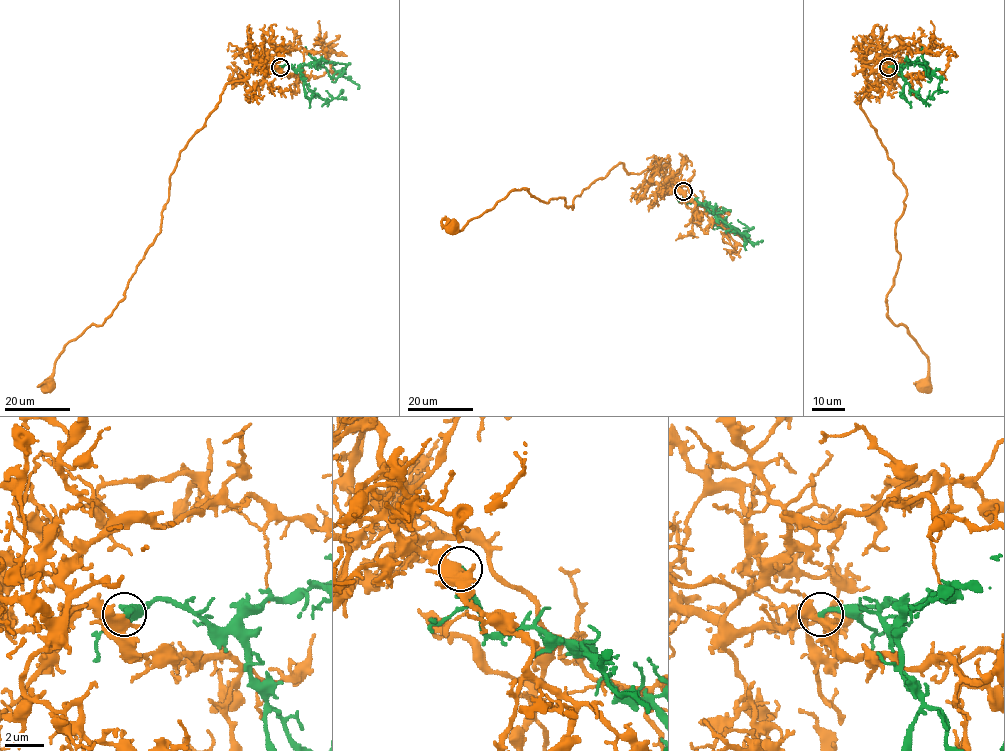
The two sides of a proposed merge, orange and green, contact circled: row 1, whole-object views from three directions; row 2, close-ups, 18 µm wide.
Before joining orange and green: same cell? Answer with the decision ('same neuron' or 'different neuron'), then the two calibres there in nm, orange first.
same neuron | 400/260 nm

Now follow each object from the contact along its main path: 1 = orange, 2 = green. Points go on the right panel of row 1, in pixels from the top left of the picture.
1: (888, 67), (865, 65), (871, 84), (860, 109), (906, 193), (886, 306), (926, 357), (924, 385)
2: (888, 67), (899, 65), (900, 69), (918, 62), (930, 77), (926, 66), (917, 64)

